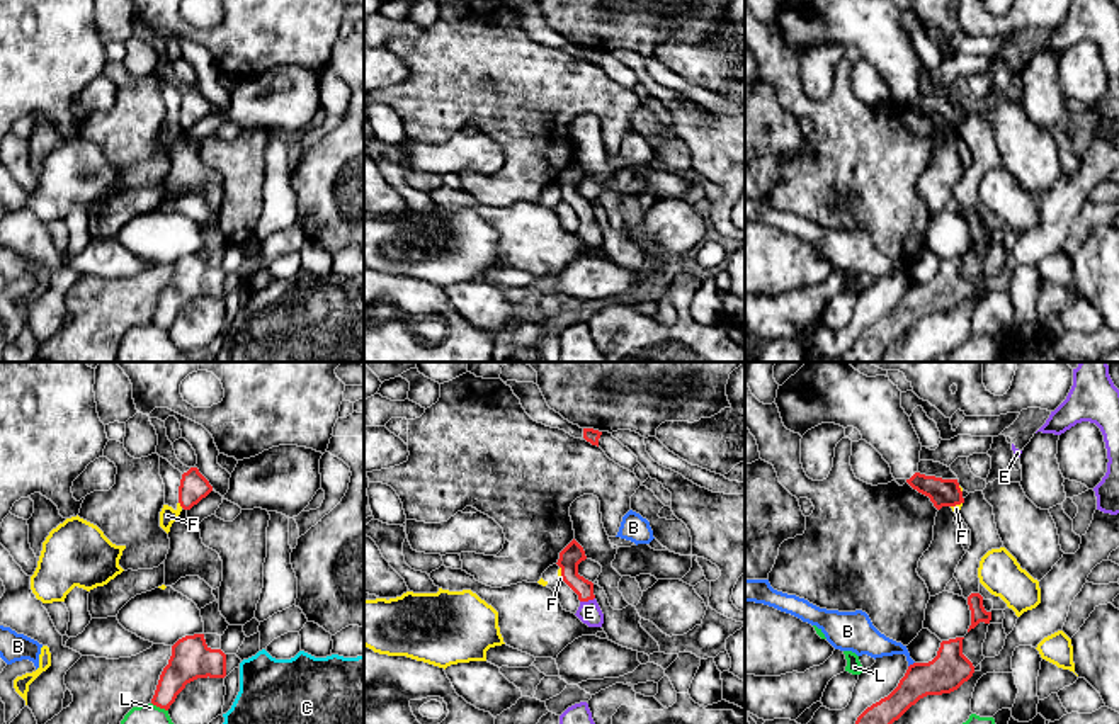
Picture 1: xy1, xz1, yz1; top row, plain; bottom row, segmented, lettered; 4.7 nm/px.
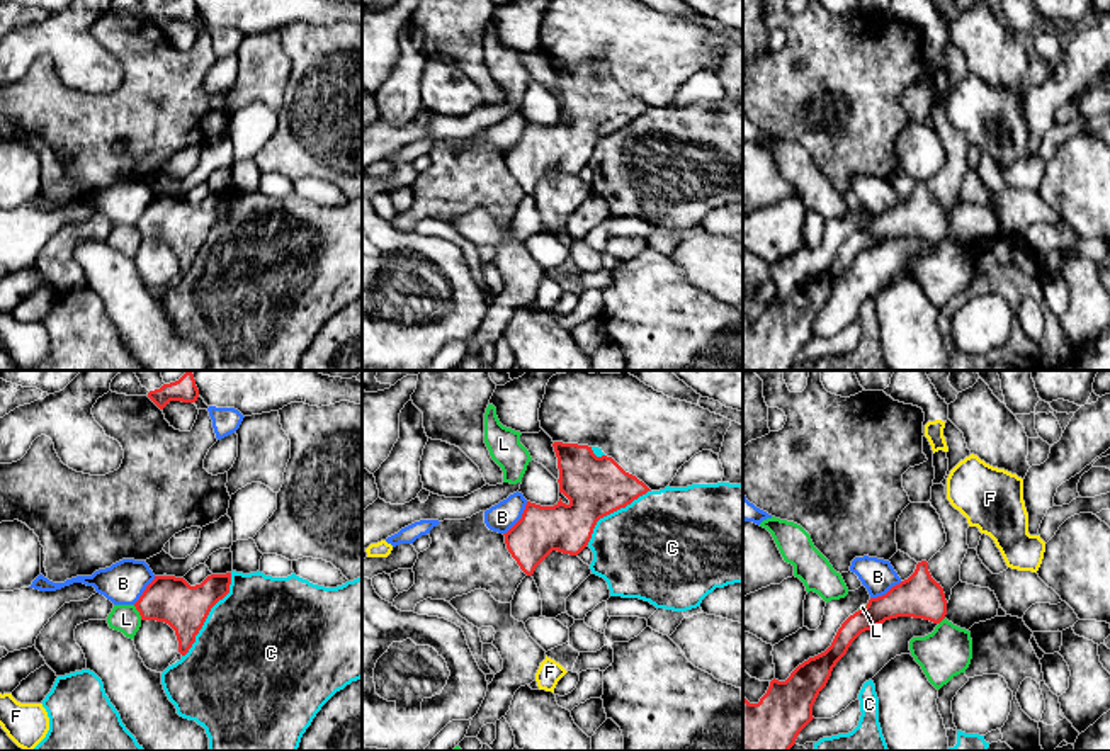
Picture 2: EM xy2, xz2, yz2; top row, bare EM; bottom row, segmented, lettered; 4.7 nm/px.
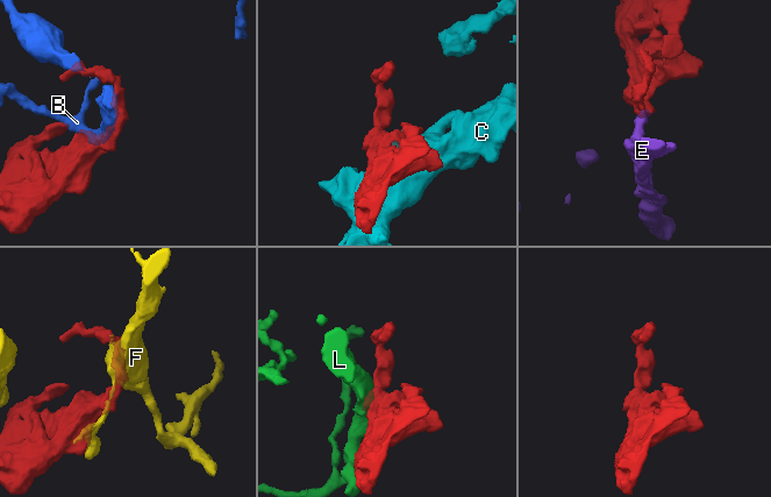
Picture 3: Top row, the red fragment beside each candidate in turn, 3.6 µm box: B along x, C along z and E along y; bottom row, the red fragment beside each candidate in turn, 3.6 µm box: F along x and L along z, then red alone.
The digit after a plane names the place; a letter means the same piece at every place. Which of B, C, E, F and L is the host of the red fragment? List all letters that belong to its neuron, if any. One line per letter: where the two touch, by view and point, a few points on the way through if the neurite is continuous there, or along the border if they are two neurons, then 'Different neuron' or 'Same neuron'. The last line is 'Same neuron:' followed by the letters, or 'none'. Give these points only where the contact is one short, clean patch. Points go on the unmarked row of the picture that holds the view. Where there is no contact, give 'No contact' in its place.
B: Touches red at xz2 (521, 138). Boundary: xz2 (527, 121), (522, 135), (504, 153). Different neuron
C: Touches red at xy2 (208, 233). Different neuron
E: Touches red at xz1 (587, 220). Path across: xz1 (572, 174), (572, 197), (587, 220), (589, 231). Same neuron
F: Touches red at xy1 (181, 124). Different neuron
L: Touches red at xy1 (160, 327). Boundary: xy1 (152, 322), (167, 330). Different neuron
Same neuron: E

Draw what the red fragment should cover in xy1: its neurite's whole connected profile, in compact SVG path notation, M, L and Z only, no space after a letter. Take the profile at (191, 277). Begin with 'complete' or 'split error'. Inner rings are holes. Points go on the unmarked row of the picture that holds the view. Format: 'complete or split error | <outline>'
complete | M204 253L185 255L172 265L172 275L160 294L151 323L168 330L187 303L207 296L226 296L226 274L211 269Z

